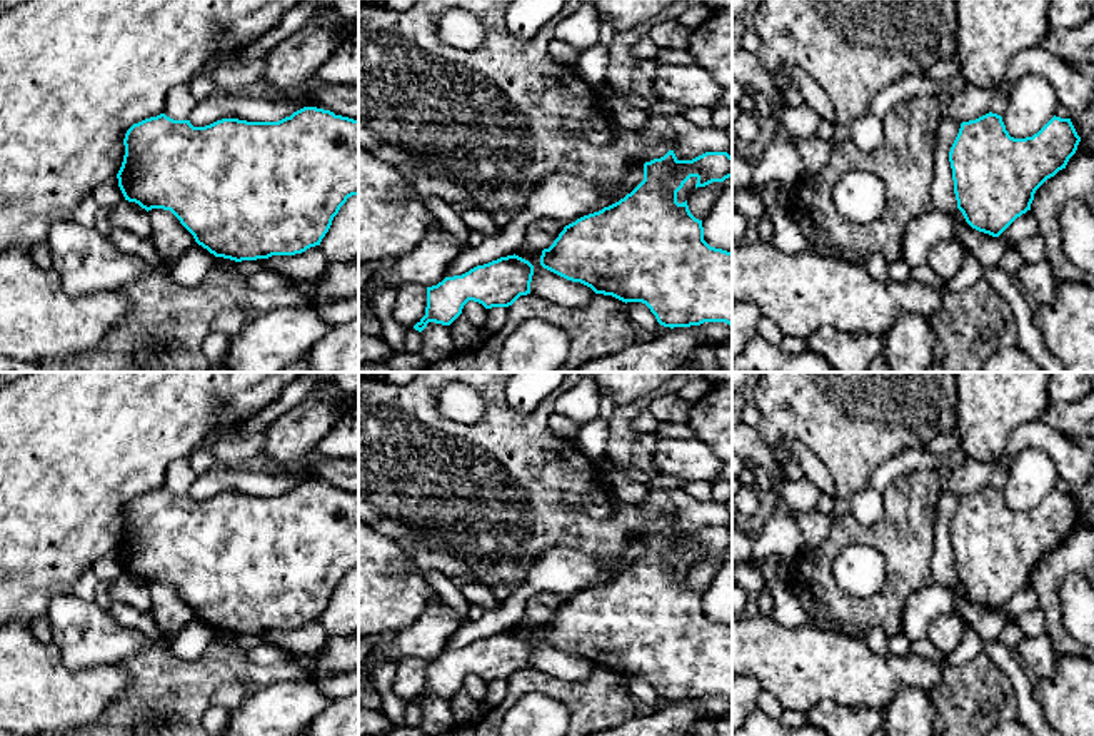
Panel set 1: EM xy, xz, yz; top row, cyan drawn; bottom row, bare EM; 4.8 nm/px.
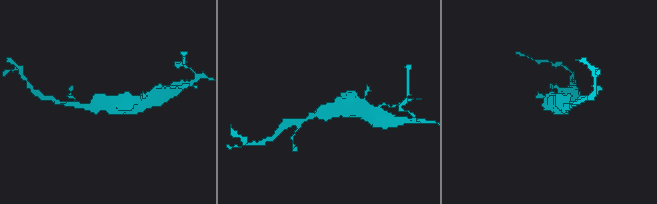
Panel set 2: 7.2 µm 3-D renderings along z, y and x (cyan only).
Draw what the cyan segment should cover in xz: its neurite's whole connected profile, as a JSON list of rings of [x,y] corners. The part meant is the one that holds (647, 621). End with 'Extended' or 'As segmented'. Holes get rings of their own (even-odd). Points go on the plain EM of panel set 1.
[[[674,524],[644,537],[644,554],[619,576],[584,589],[564,601],[549,623],[542,624],[540,639],[567,654],[580,656],[595,668],[622,676],[642,676],[664,701],[690,701],[704,696],[732,699],[732,626],[710,621],[704,614],[702,594],[695,592],[687,574],[679,577],[677,566],[695,551],[697,561],[732,551],[732,531],[727,526],[705,526],[692,534],[679,534]]]. As segmented

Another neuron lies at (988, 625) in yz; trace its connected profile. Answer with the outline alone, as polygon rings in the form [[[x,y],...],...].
[[[959,582],[952,586],[952,592],[956,597],[956,614],[966,621],[984,643],[999,641],[1007,619],[999,611],[972,602]]]

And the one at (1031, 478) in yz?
[[[1027,447],[1012,459],[1001,491],[1011,511],[1026,512],[1056,489],[1057,479],[1054,461],[1044,451]]]

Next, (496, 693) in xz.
[[[492,681],[487,683],[487,693],[482,701],[482,714],[497,708],[507,694],[507,681]]]

